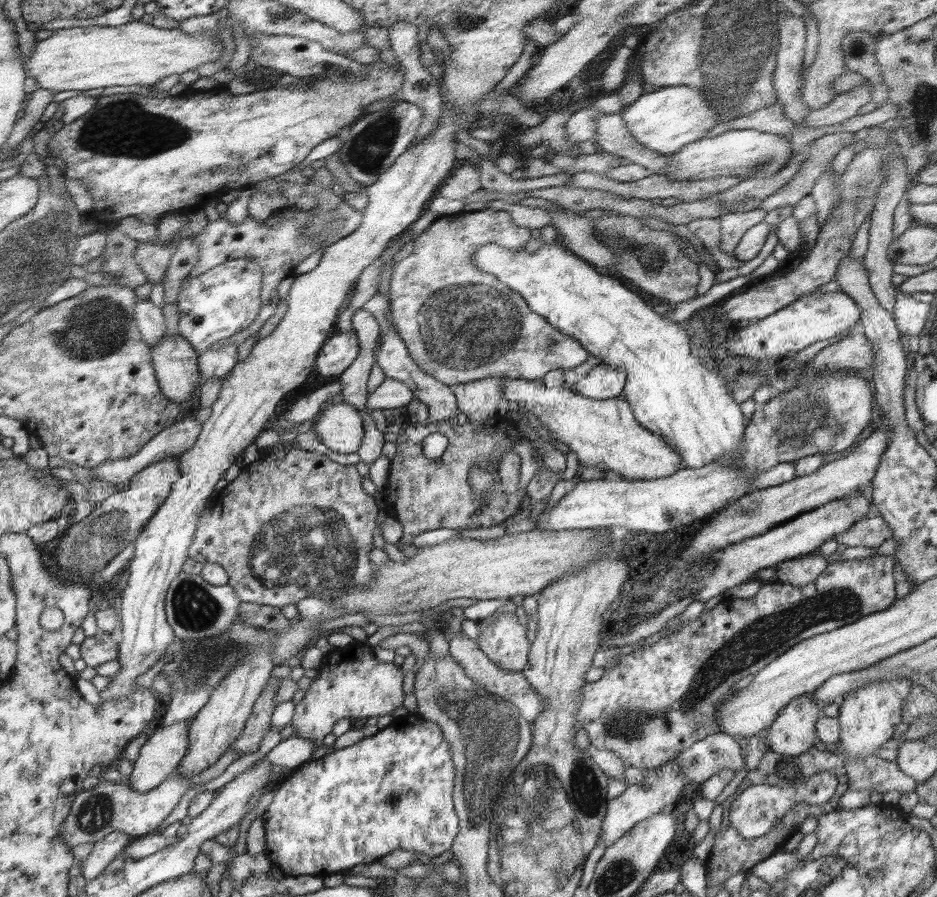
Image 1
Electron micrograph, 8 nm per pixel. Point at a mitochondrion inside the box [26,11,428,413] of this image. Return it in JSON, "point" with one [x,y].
{"point":[138,133]}

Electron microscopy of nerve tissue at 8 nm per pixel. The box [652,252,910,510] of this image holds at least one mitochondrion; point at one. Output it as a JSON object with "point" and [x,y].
{"point":[804,418]}

